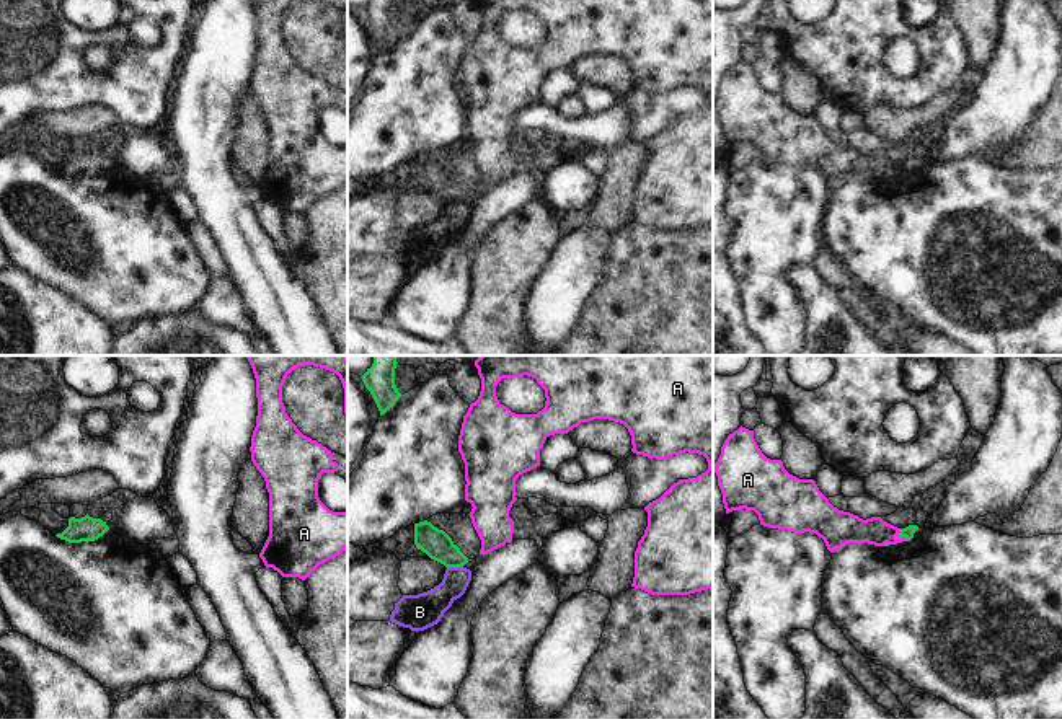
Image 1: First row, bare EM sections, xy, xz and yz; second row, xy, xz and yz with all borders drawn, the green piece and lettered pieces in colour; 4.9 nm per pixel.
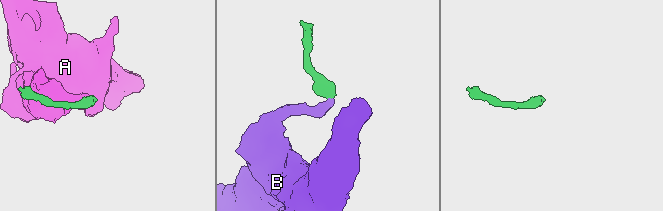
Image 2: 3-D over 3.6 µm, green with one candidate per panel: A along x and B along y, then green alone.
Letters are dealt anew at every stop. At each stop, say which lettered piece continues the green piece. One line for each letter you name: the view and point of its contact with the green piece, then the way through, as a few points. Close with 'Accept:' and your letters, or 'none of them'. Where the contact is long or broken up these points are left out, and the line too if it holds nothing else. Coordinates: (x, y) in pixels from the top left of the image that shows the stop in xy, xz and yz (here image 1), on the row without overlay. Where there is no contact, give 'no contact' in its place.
Accept: none of them

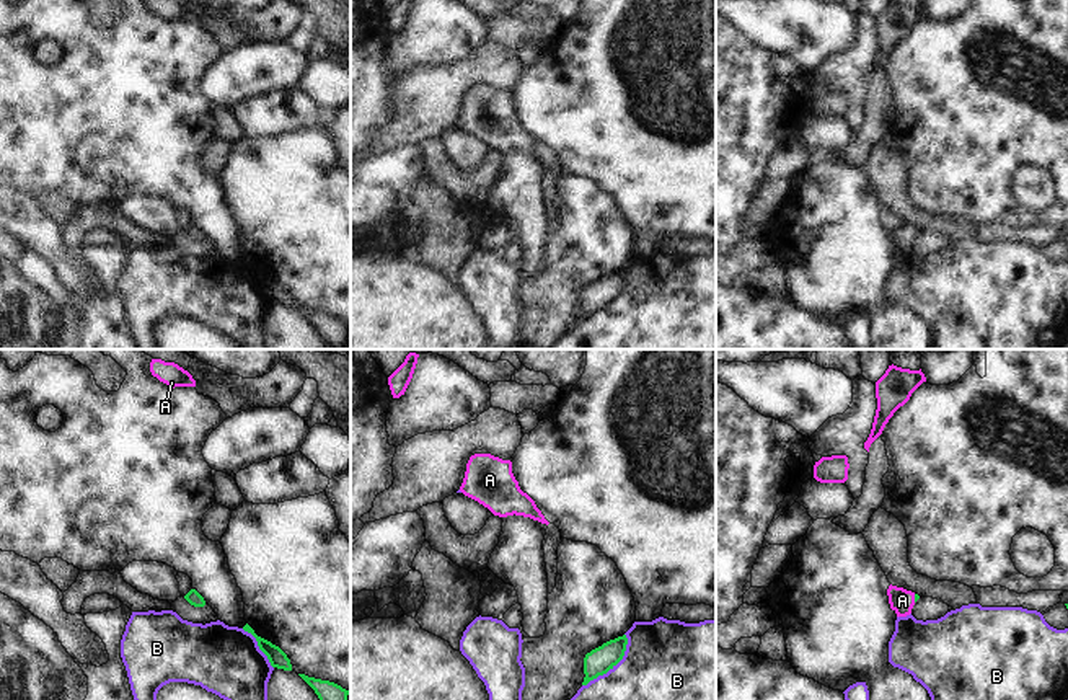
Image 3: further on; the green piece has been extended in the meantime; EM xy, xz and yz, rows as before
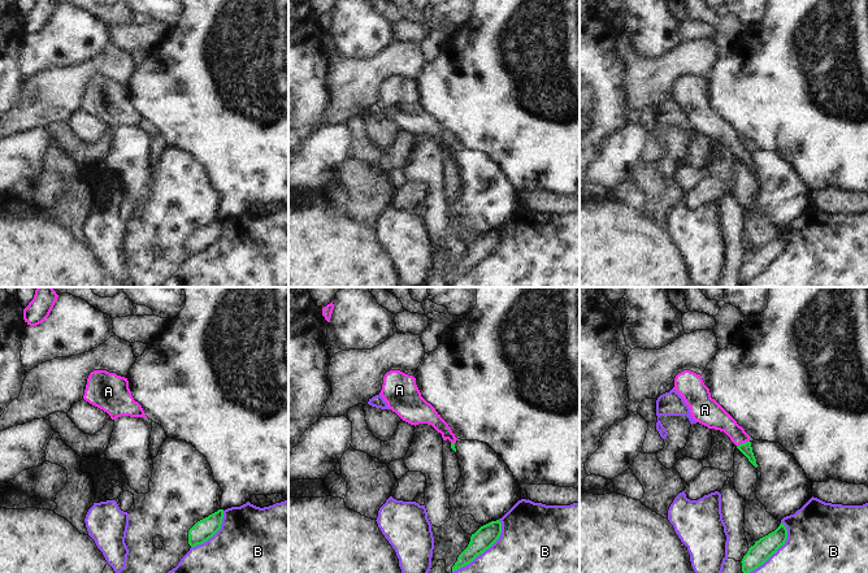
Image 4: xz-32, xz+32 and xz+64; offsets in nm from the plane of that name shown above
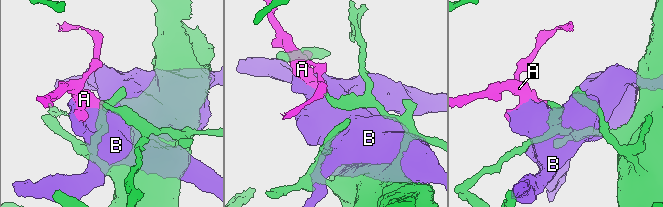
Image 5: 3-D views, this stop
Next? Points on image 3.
A: meets green in yz at (915, 232); runs through yz (917, 230), (915, 232), (902, 235)
Accept: A

